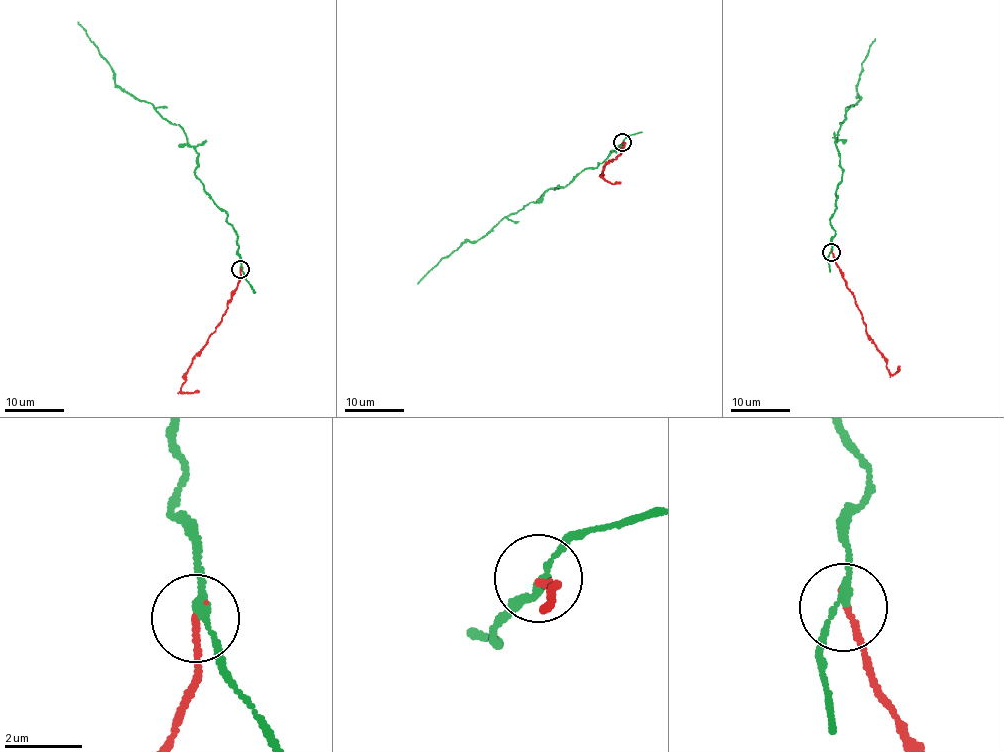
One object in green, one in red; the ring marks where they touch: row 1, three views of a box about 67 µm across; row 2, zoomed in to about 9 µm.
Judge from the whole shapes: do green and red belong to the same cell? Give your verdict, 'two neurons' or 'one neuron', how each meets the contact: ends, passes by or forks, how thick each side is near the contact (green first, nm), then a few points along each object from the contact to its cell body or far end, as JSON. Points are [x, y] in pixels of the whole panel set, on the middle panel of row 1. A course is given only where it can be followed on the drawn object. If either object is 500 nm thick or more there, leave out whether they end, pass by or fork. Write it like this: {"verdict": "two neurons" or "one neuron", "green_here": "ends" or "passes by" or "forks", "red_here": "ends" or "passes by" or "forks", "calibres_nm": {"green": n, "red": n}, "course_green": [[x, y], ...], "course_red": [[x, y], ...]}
{"verdict": "two neurons", "green_here": "passes by", "red_here": "ends", "calibres_nm": {"green": 190, "red": 150}, "course_green": [[621, 143], [602, 163], [504, 217], [479, 239], [464, 241], [417, 284]], "course_red": [[622, 142], [625, 142], [621, 152], [604, 165], [601, 175], [611, 183], [620, 182]]}

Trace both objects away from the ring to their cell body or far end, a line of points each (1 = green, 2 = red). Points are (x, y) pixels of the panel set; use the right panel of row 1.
1: (831, 251), (835, 230), (829, 221), (843, 170), (835, 144), (845, 109), (859, 101), (862, 62), (875, 39)
2: (831, 252), (888, 369), (893, 373), (898, 372), (898, 366)

